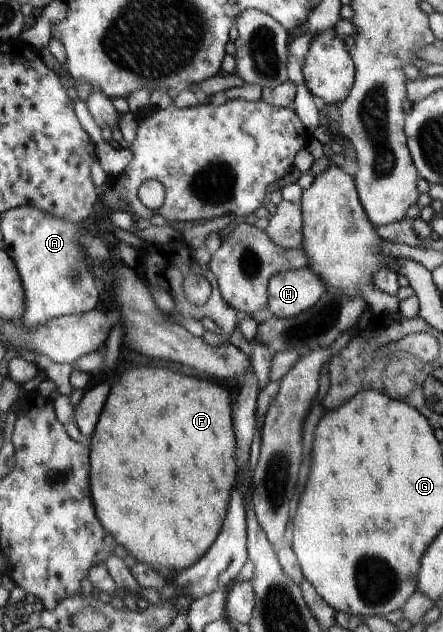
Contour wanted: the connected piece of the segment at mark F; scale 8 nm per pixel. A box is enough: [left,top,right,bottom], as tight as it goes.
[90,367,236,572]

